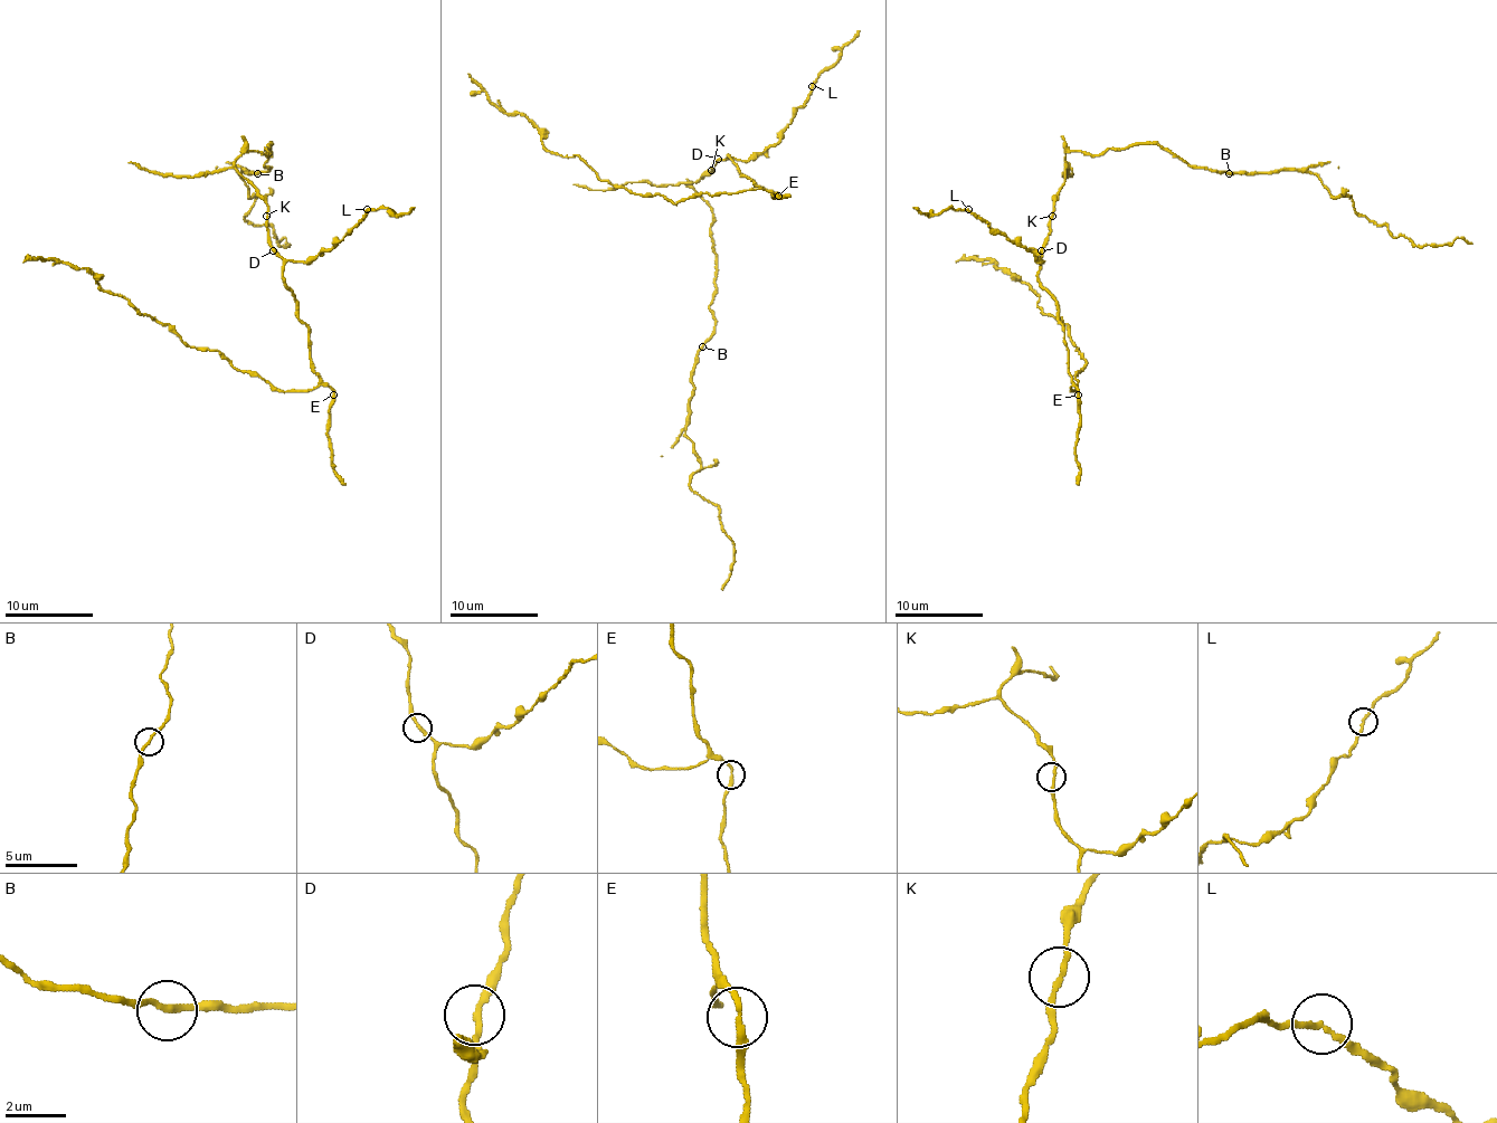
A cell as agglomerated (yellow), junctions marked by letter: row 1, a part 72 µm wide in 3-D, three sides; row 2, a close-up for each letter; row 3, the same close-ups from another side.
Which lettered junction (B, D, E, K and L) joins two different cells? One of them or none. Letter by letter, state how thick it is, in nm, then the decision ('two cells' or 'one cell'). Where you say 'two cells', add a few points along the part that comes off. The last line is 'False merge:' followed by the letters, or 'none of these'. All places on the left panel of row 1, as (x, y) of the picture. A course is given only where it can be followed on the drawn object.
B: 190 nm thick; one cell
D: 200 nm thick; one cell
E: 220 nm thick; one cell
K: 180 nm thick; one cell
L: 200 nm thick; one cell
False merge: none of these

